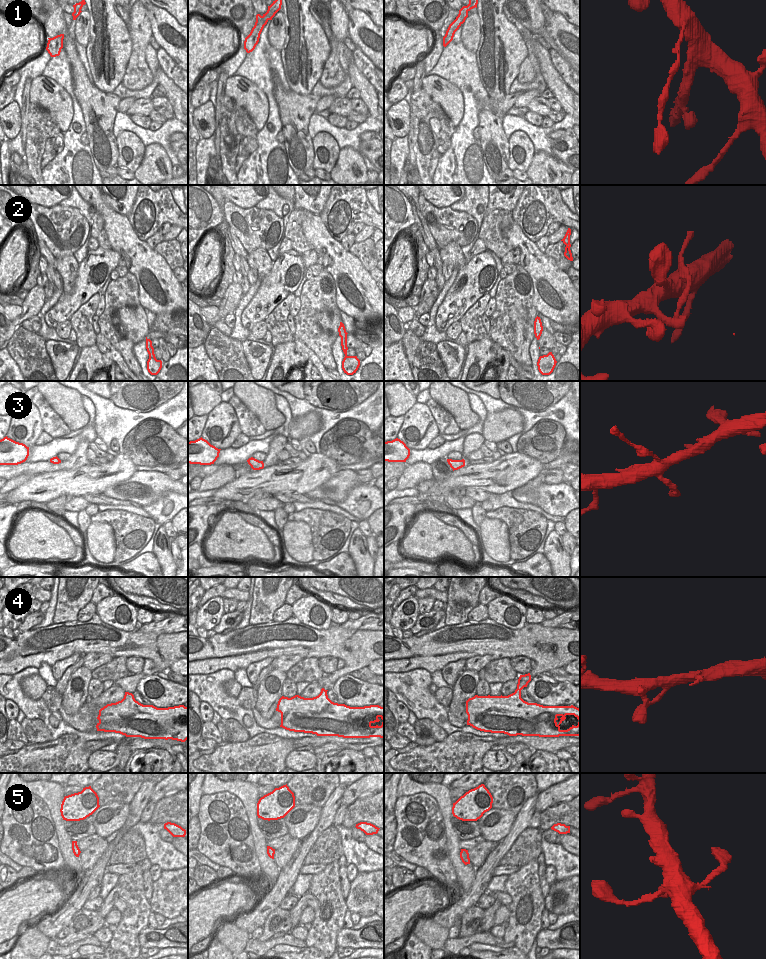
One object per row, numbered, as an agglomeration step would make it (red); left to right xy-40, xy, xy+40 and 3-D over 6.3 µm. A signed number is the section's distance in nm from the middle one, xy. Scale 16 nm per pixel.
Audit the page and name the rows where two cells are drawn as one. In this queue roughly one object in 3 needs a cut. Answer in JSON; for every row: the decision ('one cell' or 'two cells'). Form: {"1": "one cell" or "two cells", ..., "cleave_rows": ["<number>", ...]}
{"1": "two cells", "2": "two cells", "3": "one cell", "4": "one cell", "5": "one cell", "cleave_rows": ["1", "2"]}

